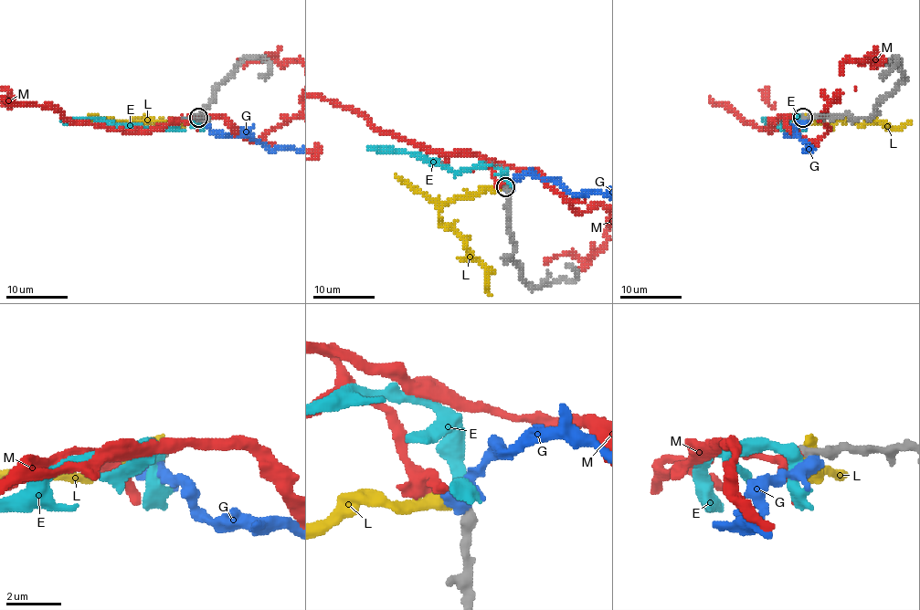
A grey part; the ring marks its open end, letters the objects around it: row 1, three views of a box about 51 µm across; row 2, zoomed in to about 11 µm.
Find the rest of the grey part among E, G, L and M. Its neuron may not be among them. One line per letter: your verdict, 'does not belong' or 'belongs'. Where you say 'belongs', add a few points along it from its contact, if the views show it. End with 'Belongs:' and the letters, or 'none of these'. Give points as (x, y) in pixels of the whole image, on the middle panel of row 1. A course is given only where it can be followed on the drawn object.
E: does not belong
G: does not belong
L: does not belong
M: belongs
Belongs: M

